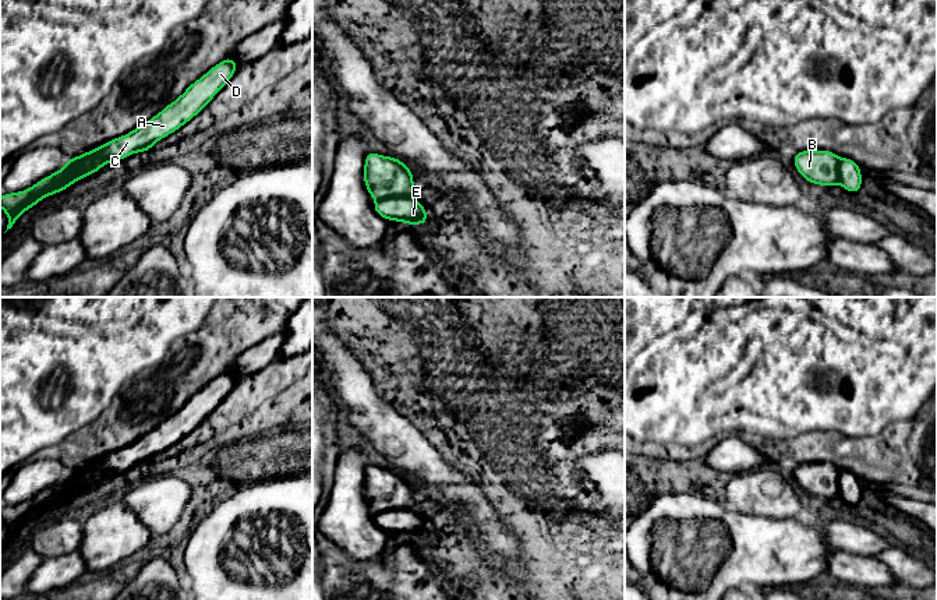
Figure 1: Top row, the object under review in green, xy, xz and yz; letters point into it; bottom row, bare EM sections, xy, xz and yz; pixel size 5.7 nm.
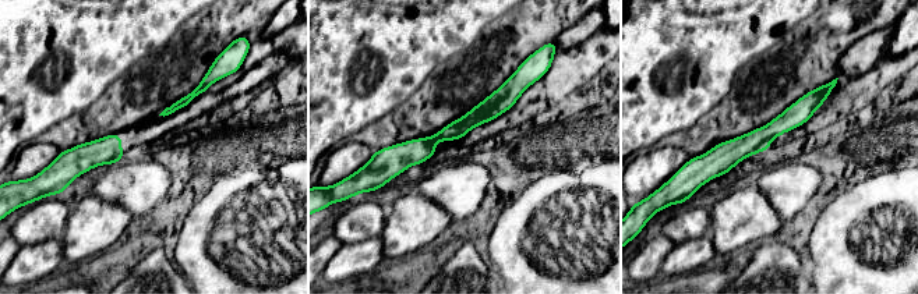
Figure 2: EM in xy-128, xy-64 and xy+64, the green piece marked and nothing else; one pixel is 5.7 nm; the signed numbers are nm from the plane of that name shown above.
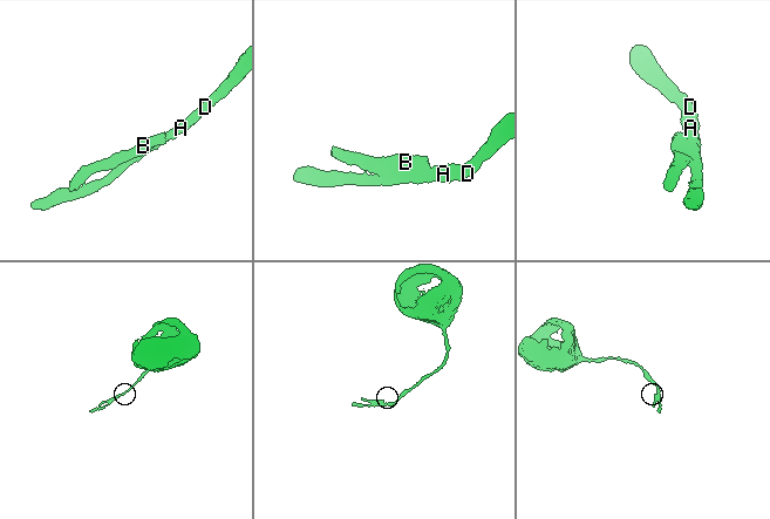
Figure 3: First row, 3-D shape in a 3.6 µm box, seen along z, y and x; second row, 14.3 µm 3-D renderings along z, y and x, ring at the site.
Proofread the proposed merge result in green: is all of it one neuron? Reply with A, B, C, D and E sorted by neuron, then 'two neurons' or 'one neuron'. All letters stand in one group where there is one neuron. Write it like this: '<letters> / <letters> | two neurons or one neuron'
A C D E / B | two neurons

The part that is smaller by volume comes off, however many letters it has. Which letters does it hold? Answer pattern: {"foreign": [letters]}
{"foreign": ["B"]}

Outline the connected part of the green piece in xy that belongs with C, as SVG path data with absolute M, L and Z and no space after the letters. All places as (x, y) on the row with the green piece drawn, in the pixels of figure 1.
M231 57L224 59L145 124L123 137L113 138L96 149L79 155L73 163L70 173L82 179L93 174L106 163L124 159L134 152L146 152L155 142L174 133L197 116L229 82L237 67L237 63Z

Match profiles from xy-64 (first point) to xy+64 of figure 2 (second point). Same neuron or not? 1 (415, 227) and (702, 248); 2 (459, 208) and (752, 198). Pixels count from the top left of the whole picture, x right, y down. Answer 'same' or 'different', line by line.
1: different
2: different

